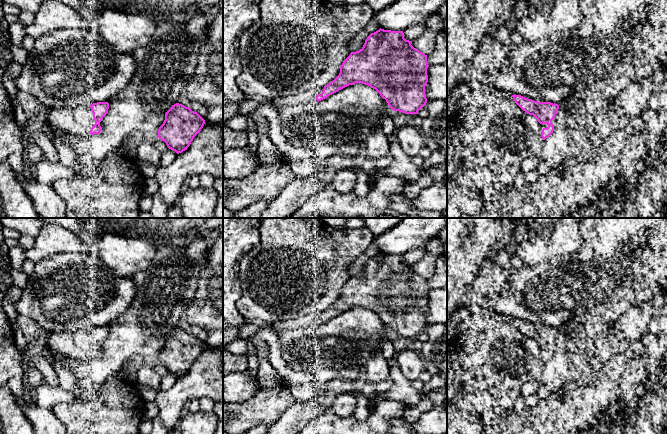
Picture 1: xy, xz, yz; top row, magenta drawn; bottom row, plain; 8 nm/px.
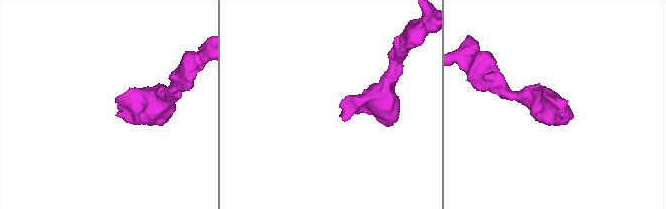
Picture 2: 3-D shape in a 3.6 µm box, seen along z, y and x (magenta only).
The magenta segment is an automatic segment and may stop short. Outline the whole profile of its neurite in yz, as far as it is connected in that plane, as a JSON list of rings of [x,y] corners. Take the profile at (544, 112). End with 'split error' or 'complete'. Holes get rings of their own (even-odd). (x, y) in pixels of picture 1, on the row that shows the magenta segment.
[[[512,95],[516,104],[527,114],[533,115],[540,123],[540,133],[543,140],[548,138],[554,131],[555,116],[559,105],[551,102],[538,102],[525,98],[521,95]]] | split error

